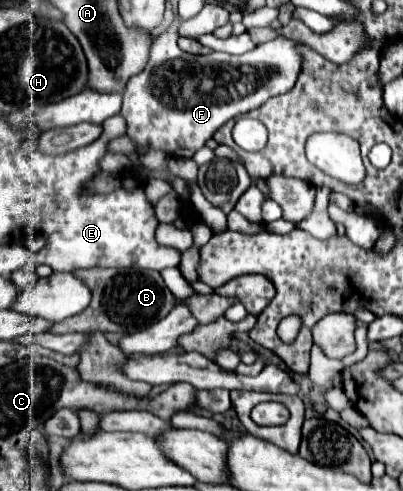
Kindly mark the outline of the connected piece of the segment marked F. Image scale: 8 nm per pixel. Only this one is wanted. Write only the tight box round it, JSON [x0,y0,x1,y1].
[120,22,304,158]

